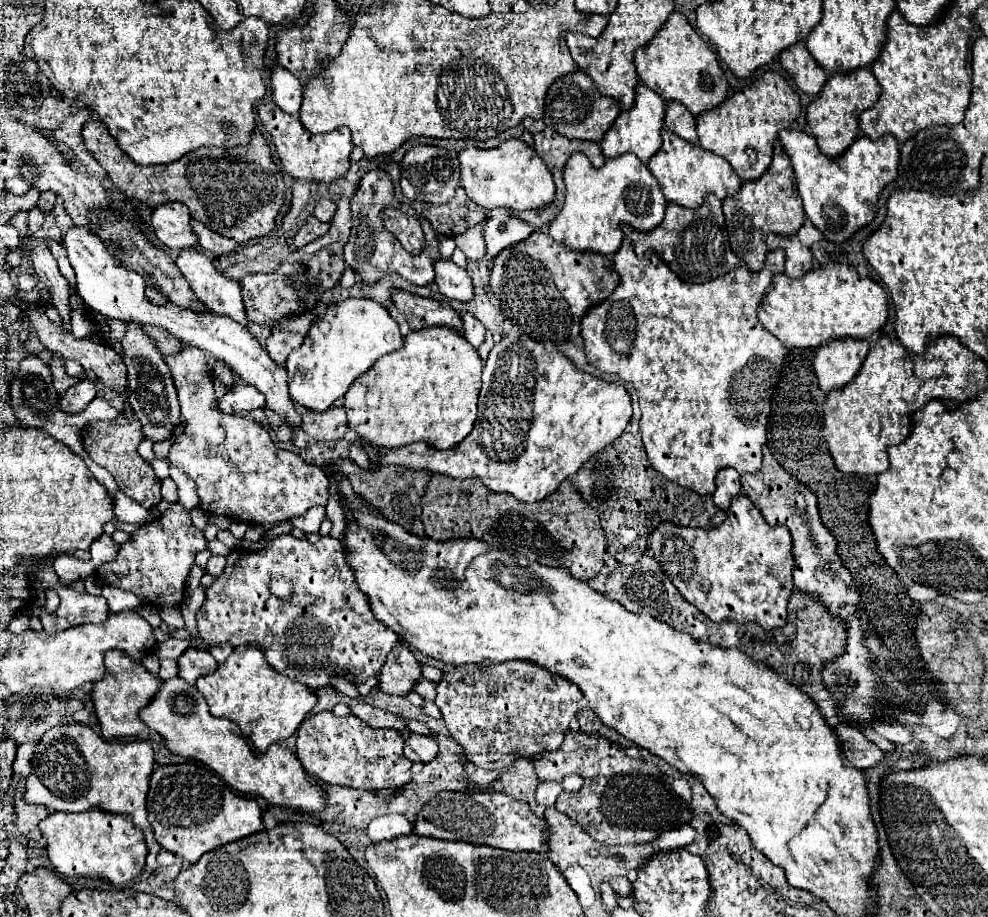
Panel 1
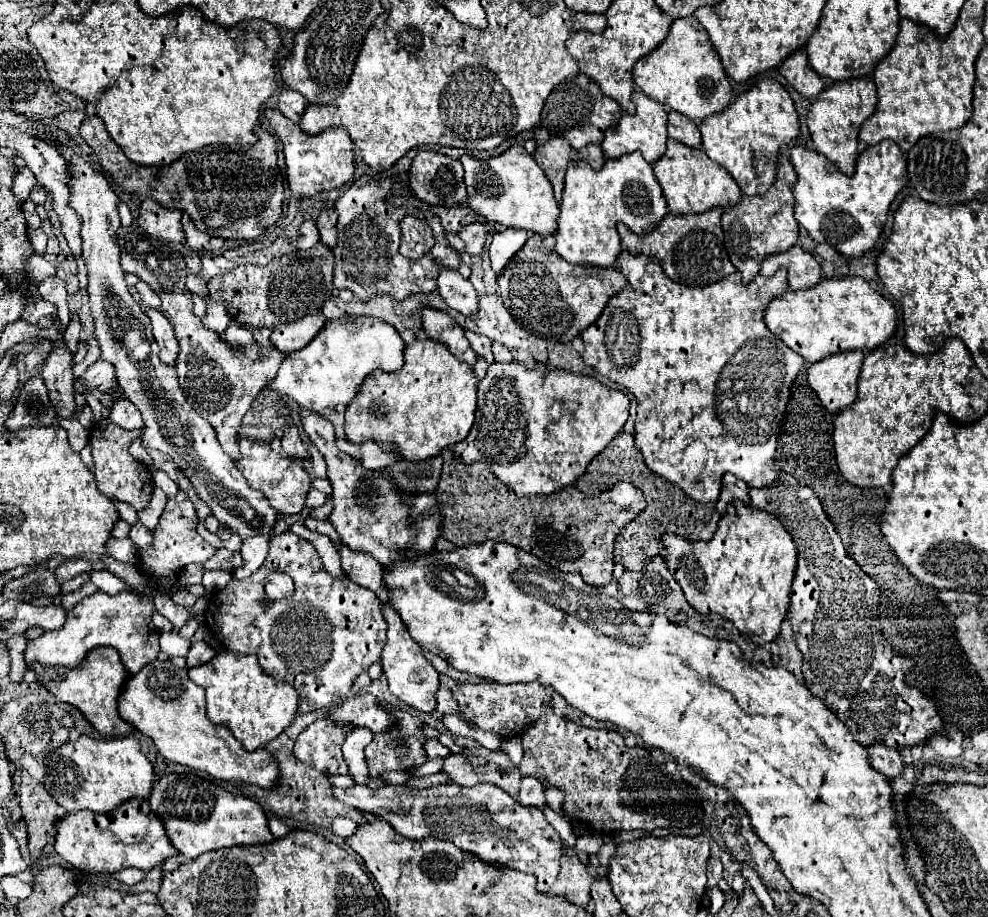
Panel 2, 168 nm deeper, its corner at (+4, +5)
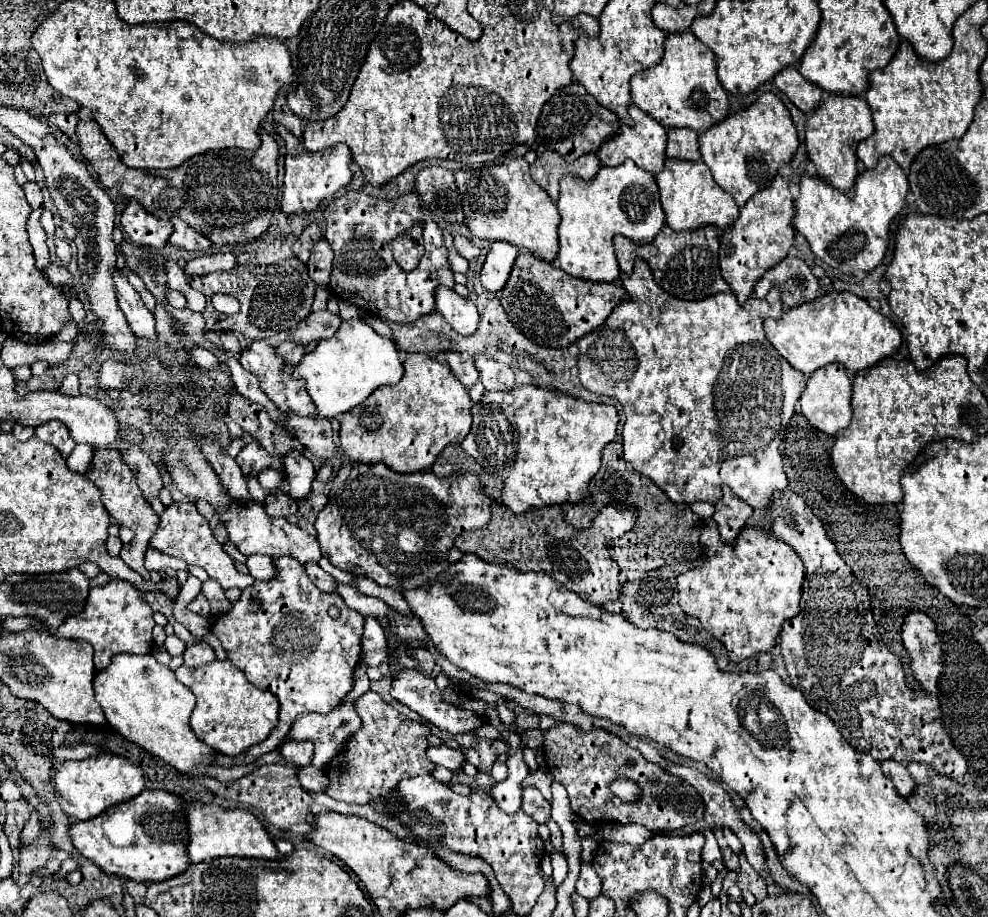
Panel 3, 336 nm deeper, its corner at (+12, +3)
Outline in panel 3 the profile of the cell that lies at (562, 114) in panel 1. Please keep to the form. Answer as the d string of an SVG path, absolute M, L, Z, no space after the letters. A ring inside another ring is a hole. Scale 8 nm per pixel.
M574 81L558 89L542 107L536 127L536 141L546 149L558 151L566 161L574 161L584 153L596 151L600 143L610 137L610 133L616 133L618 125L618 117L610 109L602 107L592 95L588 95L578 81Z

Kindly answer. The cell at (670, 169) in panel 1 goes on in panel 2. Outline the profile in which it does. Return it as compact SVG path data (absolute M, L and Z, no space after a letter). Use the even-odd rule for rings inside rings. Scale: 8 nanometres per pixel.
M668 139L668 149L662 159L654 163L654 175L662 185L664 197L668 201L668 209L674 215L688 215L688 213L706 213L714 207L732 207L740 201L740 187L728 175L724 167L710 161L704 153L694 151L682 143L674 143Z

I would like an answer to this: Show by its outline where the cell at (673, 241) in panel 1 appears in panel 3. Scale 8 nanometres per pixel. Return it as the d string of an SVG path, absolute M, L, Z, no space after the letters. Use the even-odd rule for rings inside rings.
M664 225L652 243L636 245L636 257L644 259L650 265L654 281L670 295L680 299L704 299L714 293L730 291L718 265L718 237L720 231L714 225L702 225L694 231L682 233L672 231L668 225Z

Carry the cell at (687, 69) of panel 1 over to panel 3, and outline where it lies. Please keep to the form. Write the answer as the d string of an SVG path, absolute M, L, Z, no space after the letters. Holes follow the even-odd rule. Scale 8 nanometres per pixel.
M670 33L658 65L638 71L630 79L632 103L664 127L688 127L704 133L728 115L728 97L716 77L714 53L692 33Z

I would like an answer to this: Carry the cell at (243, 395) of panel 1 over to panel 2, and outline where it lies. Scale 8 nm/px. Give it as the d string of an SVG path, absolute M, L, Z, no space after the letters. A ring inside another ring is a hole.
M342 317L326 327L300 351L290 353L270 389L292 397L300 407L324 413L338 405L348 405L360 391L364 379L374 371L398 371L404 365L404 341L400 333L374 317Z

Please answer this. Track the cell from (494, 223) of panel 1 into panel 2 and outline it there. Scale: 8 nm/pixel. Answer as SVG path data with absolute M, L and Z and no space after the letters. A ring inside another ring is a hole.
M504 229L494 233L490 243L490 261L496 275L502 275L506 263L524 247L528 233L522 229Z

